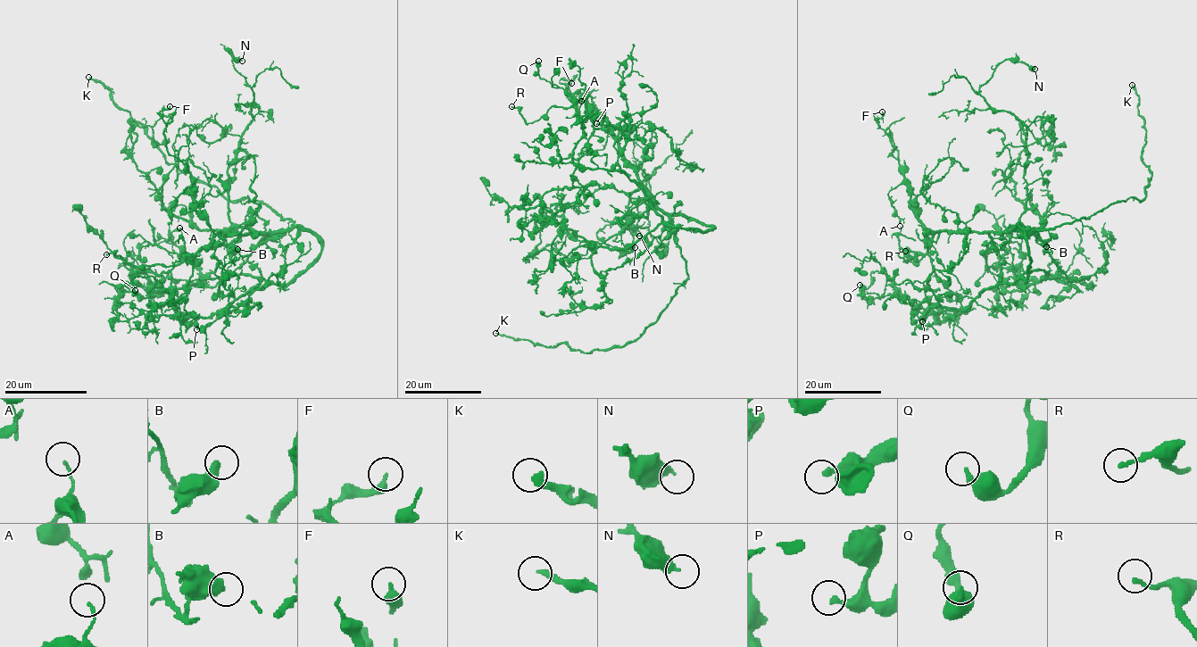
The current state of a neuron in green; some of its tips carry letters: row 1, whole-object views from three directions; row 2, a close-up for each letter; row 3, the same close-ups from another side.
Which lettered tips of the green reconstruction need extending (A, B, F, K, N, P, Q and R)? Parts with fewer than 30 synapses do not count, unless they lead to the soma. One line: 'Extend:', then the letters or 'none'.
Extend: K

